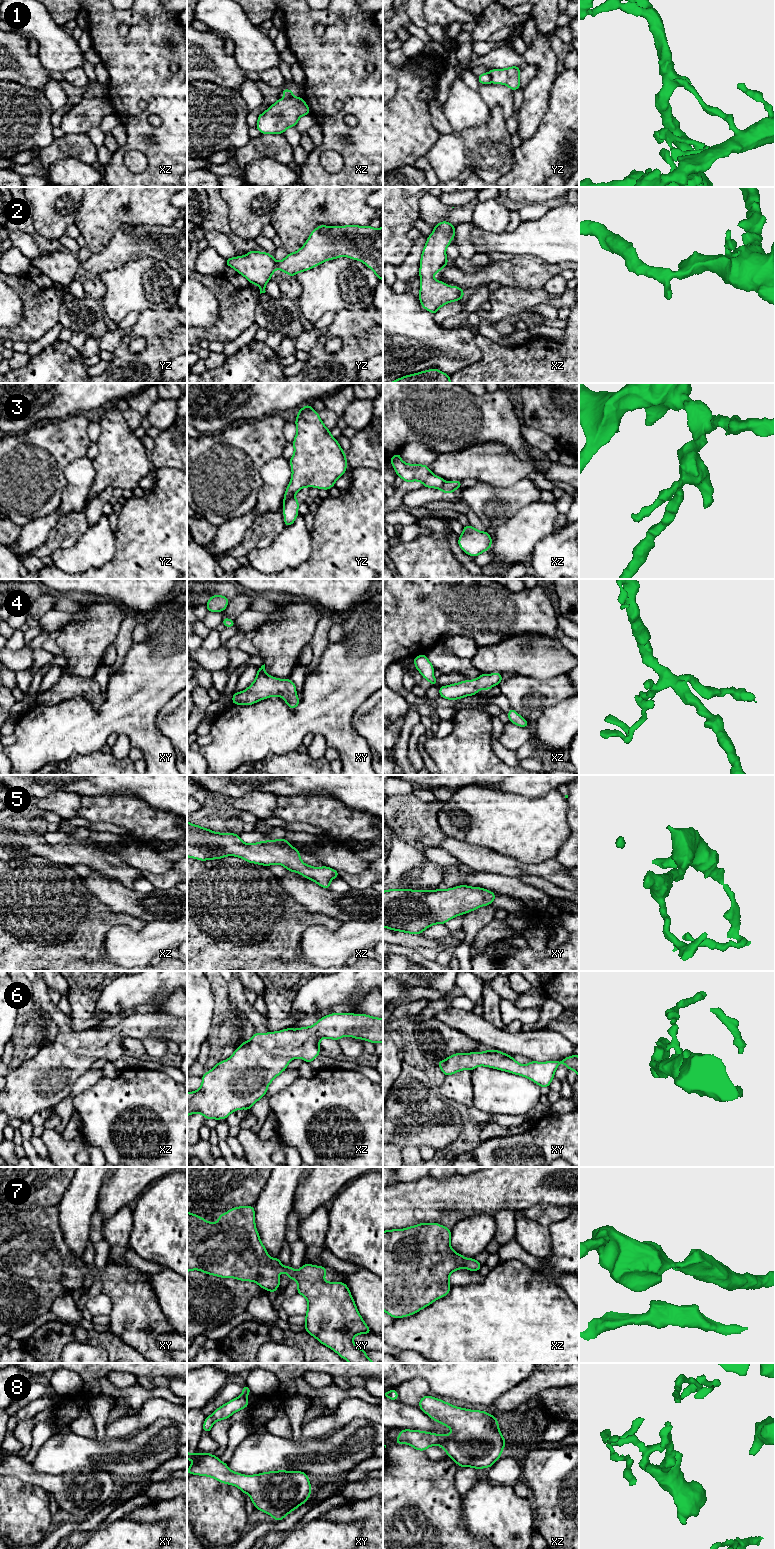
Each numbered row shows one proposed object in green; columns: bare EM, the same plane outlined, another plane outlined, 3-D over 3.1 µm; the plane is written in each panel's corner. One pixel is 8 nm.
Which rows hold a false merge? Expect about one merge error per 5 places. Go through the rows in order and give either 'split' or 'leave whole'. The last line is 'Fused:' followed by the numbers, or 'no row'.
1: split
2: leave whole
3: split
4: leave whole
5: leave whole
6: leave whole
7: leave whole
8: leave whole
Fused: 1, 3

